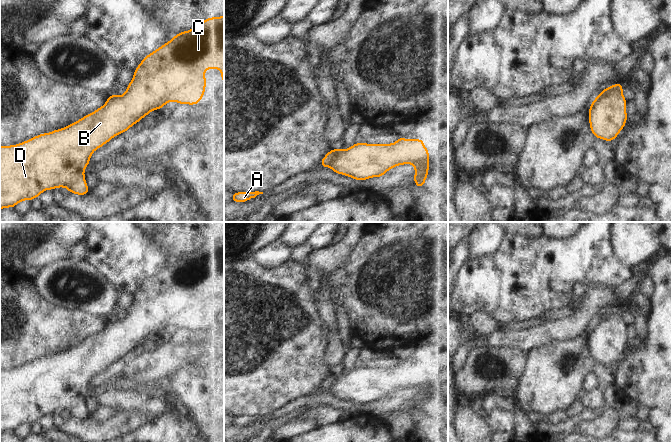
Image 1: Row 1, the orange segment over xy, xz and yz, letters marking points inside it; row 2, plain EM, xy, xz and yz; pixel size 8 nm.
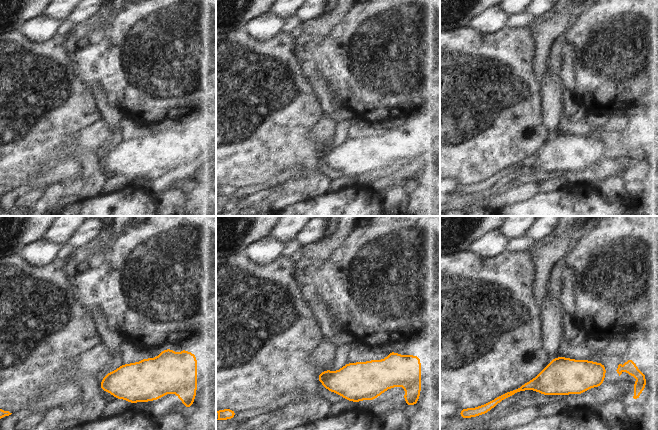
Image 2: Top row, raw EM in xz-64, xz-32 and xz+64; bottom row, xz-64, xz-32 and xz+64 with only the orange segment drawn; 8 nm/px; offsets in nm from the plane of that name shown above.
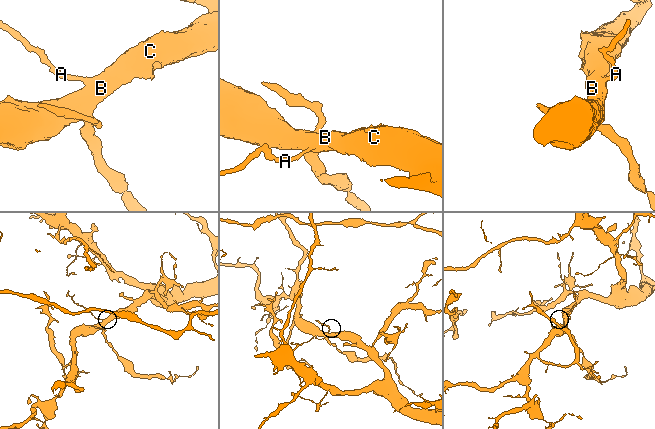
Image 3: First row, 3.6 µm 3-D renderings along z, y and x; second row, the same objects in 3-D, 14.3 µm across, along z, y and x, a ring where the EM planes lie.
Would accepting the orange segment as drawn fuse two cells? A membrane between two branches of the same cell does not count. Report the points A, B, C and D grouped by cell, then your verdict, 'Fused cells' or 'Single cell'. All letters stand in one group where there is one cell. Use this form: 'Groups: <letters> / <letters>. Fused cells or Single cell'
Groups: A / B C D. Fused cells

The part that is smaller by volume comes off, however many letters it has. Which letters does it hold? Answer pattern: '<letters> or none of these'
A

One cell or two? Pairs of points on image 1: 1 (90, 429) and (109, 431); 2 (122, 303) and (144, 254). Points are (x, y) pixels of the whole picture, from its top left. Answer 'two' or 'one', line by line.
1: one
2: two

